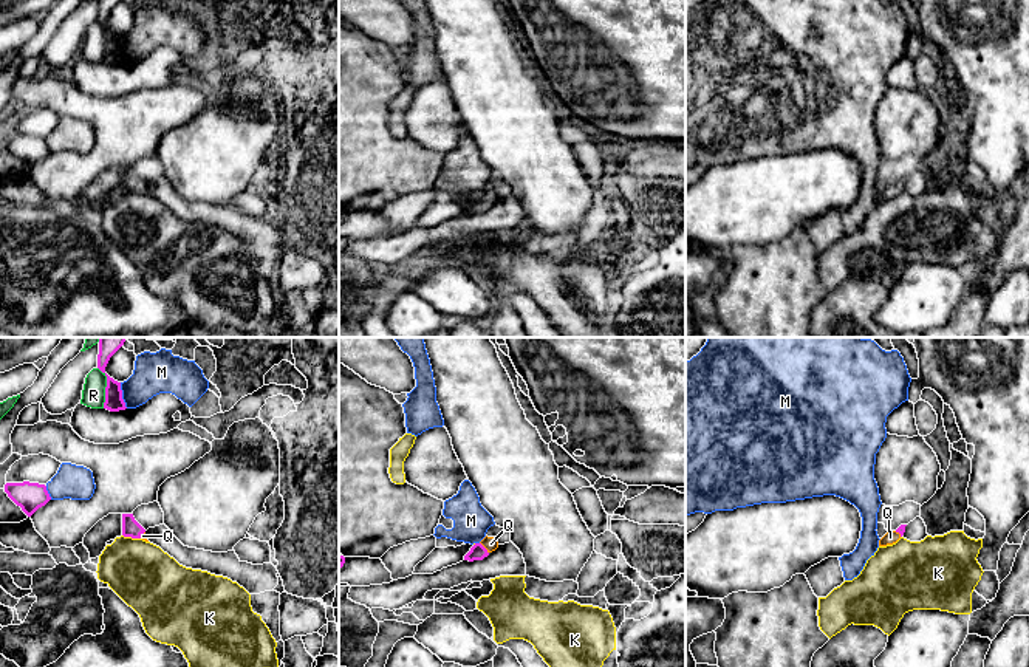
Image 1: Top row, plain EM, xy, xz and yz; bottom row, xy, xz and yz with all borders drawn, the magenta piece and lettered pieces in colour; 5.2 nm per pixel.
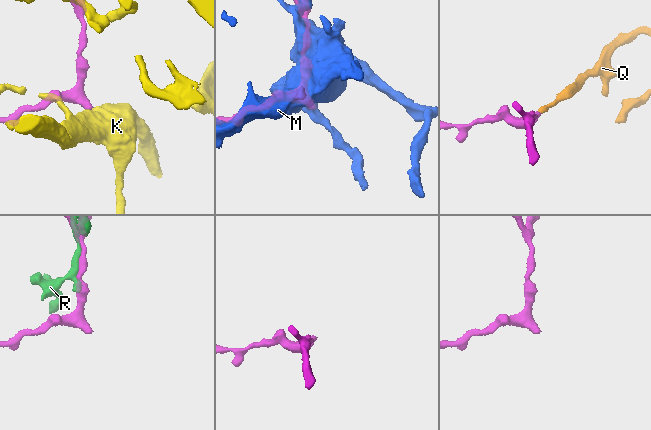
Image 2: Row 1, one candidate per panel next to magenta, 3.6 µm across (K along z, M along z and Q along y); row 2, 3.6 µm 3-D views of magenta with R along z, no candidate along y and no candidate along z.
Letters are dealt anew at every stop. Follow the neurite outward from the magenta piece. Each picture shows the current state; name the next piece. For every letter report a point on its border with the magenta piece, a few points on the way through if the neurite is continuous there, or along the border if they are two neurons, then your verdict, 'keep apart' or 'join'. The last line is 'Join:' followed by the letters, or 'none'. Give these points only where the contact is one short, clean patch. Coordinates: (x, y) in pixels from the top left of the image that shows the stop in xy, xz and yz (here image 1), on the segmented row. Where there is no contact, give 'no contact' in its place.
K: xy (132, 537) | keep apart
M: xy (121, 395) | keep apart
Q: xz (485, 548) | across xz (477, 551), (485, 548), (491, 543) | join
R: xy (105, 387) | keep apart
Join: Q

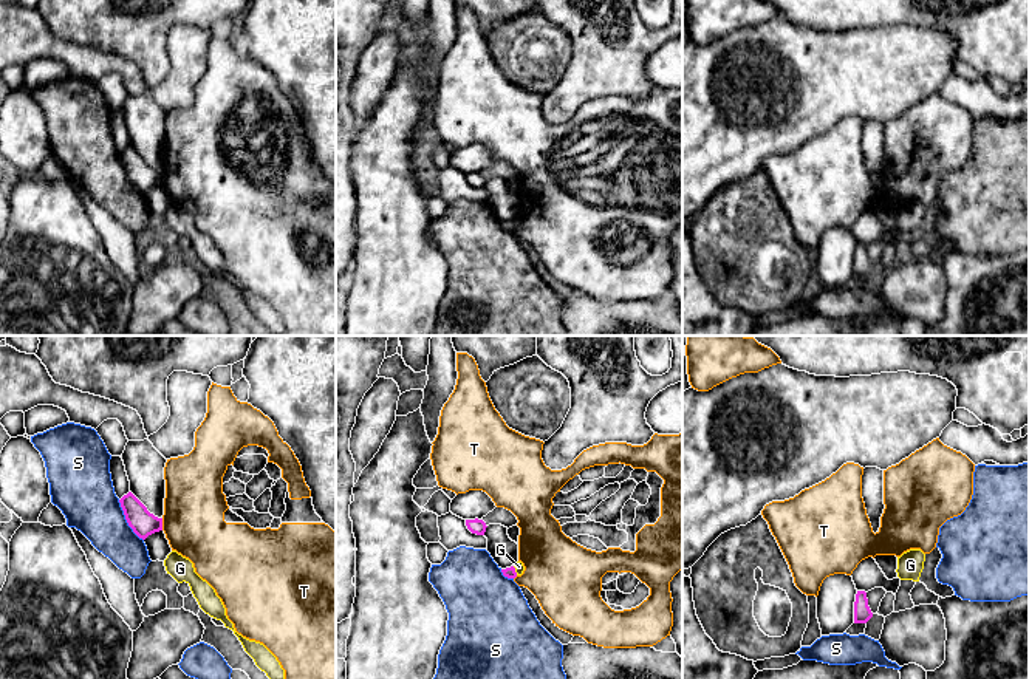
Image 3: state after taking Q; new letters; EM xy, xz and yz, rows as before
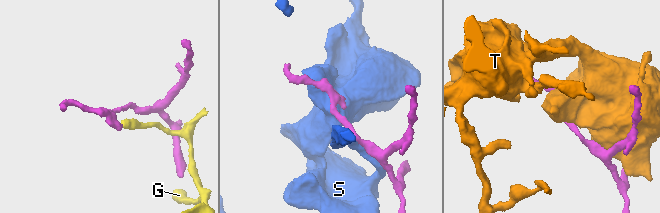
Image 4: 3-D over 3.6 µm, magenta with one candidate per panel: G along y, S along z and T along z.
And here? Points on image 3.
G: xz (514, 571) | along xz (512, 566), (517, 574) | keep apart
S: xy (126, 518) | keep apart
T: xy (161, 525) | keep apart
Join: none

